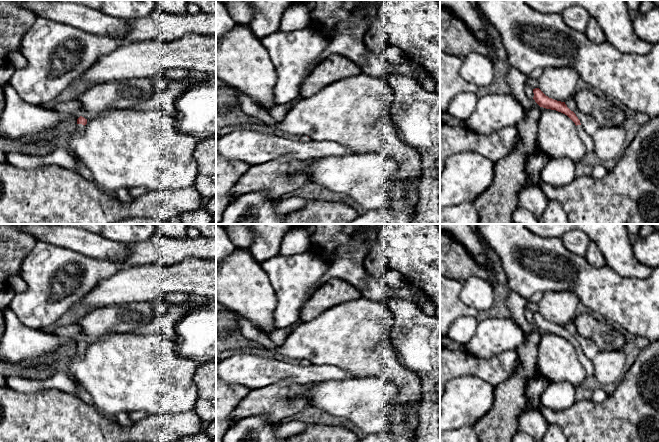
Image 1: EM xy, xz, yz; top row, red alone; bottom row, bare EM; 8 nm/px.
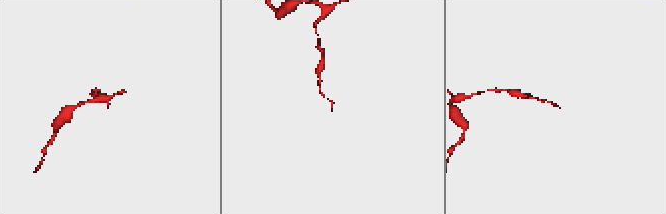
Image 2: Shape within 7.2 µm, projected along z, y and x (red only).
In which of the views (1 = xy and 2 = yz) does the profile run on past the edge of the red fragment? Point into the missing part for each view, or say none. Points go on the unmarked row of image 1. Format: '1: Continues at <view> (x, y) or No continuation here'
1: Continues at xy (79, 351)
2: Continues at yz (587, 364)

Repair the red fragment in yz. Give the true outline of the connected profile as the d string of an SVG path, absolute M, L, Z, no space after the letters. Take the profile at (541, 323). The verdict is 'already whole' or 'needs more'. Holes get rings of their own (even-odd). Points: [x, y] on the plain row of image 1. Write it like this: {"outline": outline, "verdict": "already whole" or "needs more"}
{"outline": "M539 312L533 313L534 321L533 323L535 326L543 332L556 334L558 336L561 336L565 339L567 339L577 350L578 358L583 366L583 368L586 371L587 375L593 375L594 369L593 369L593 363L592 360L590 360L581 350L580 344L576 340L576 338L571 335L565 326L557 325L552 322L549 322L546 320Z", "verdict": "needs more"}

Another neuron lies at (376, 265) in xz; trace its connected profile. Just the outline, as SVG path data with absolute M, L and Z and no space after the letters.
M370 253L364 259L365 270L373 277L381 279L390 269L388 259L384 255Z

